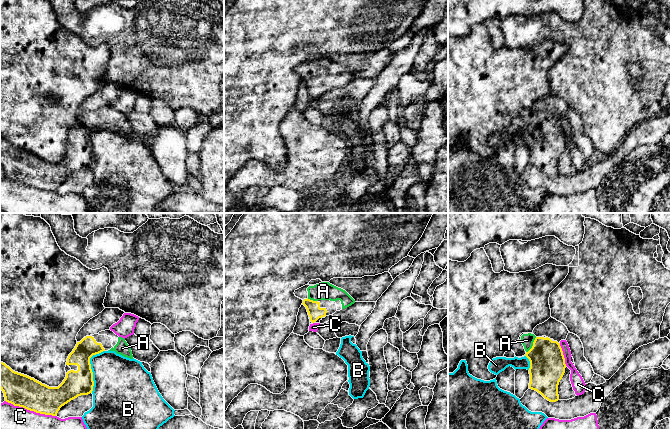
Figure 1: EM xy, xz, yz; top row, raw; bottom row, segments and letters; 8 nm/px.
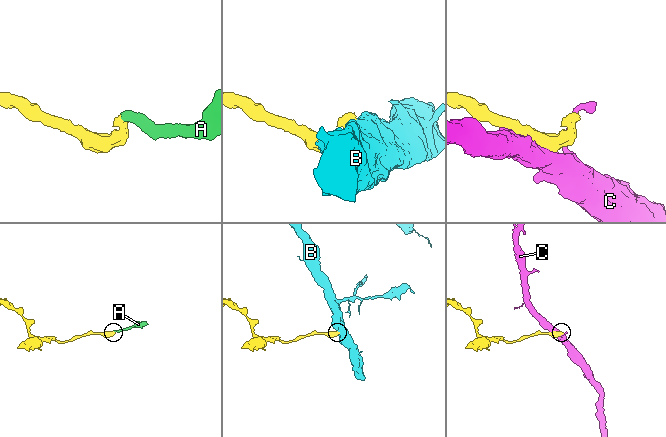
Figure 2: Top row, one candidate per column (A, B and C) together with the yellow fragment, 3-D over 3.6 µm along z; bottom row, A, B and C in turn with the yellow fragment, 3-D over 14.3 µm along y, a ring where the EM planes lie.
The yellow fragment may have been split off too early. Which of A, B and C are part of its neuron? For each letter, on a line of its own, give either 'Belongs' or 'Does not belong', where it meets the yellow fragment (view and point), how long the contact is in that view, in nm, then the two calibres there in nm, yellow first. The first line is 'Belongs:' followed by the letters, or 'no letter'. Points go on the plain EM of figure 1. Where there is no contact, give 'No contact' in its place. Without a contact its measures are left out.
Belongs: A
A: Belongs. Touches yellow at yz (533, 121). Shared border 150 nm. Thickness 280 nm (yellow) against 100 nm
B: Does not belong. Touches yellow at xy (90, 144). Shared border 360 nm. Thickness 200 nm (yellow) against 400 nm
C: Does not belong. Touches yellow at xy (30, 186). Shared border 420 nm. Thickness 260 nm (yellow) against 400 nm

